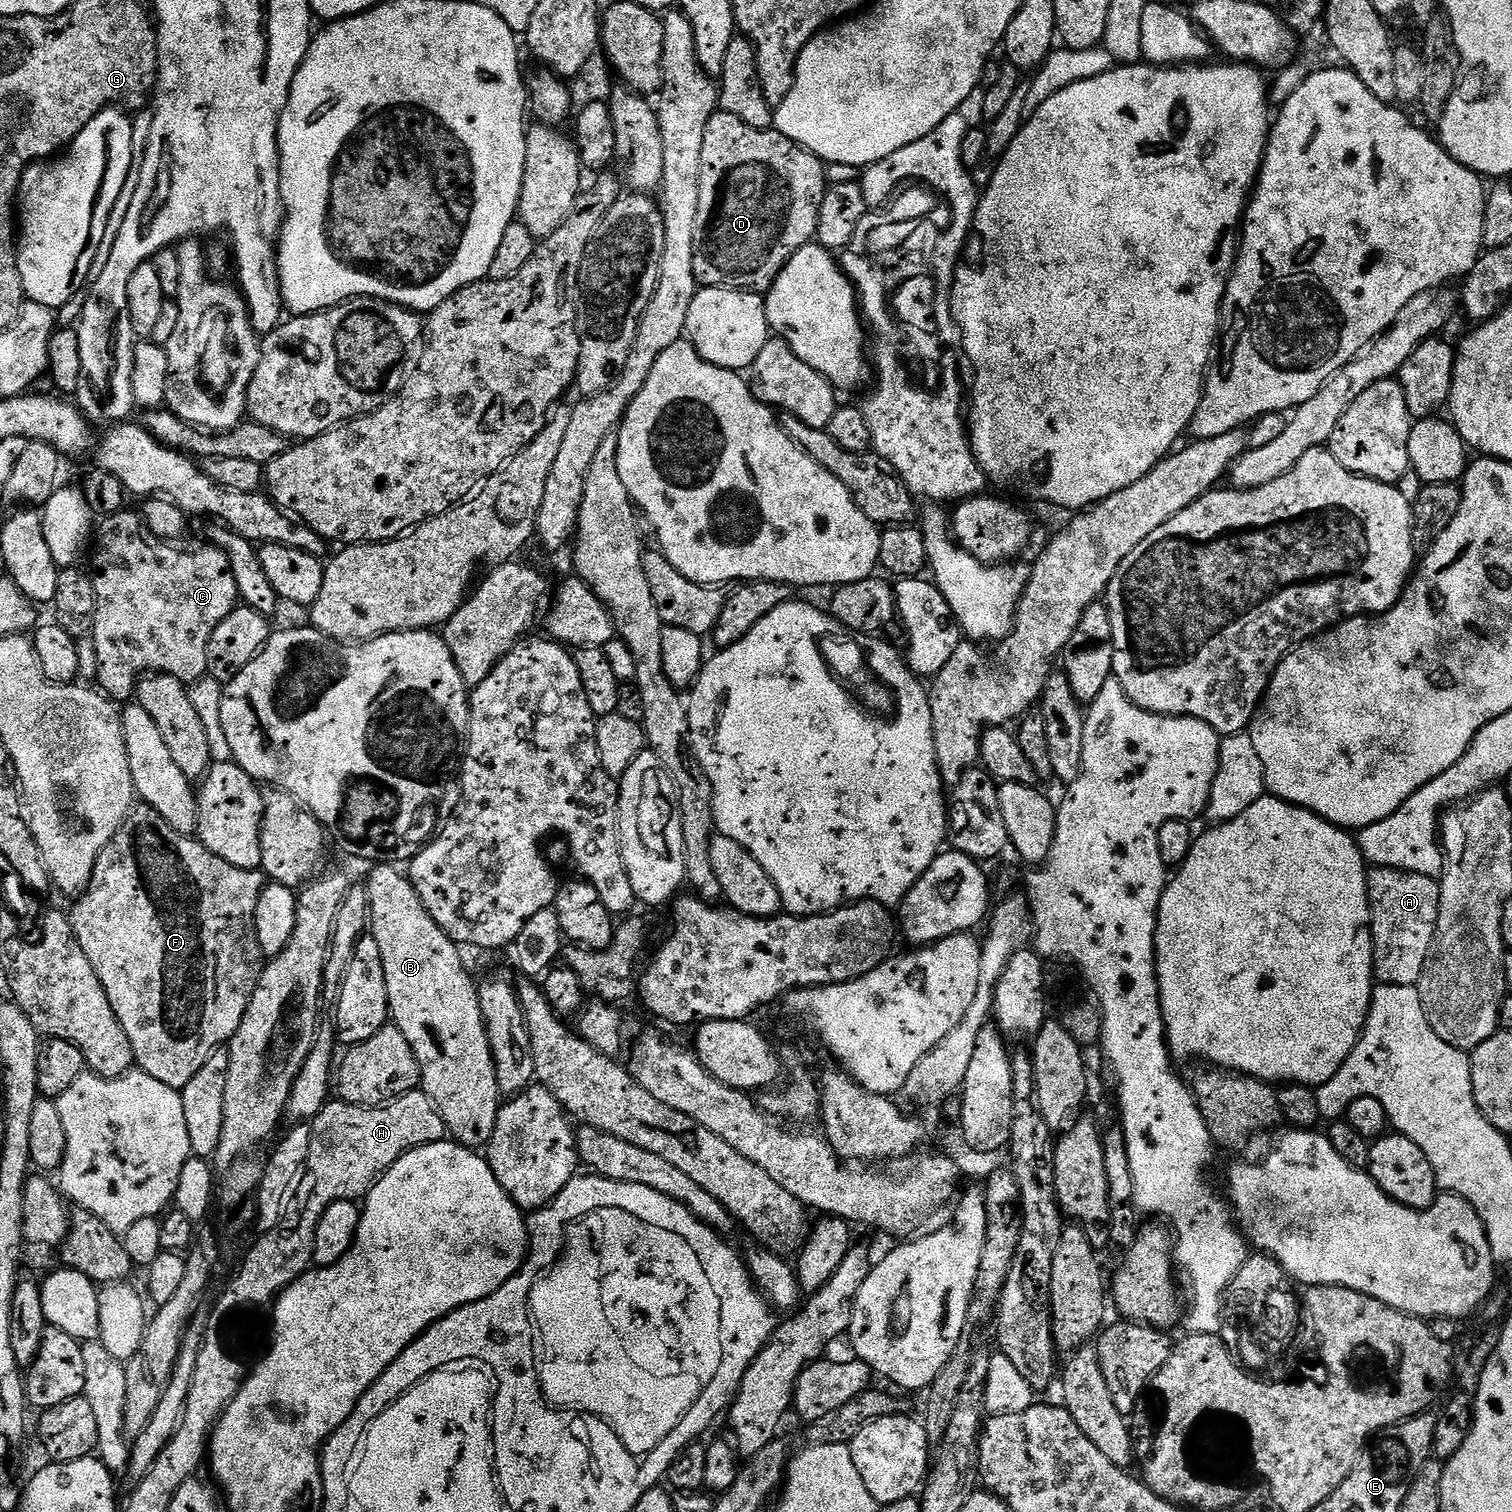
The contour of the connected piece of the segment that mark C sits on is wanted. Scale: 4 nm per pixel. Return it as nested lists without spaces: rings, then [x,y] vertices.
[[[121,510],[103,517],[99,521],[98,531],[94,536],[94,548],[96,544],[96,572],[92,576],[92,581],[96,587],[96,613],[94,614],[94,626],[90,635],[97,646],[98,654],[98,672],[96,680],[102,689],[103,695],[111,698],[113,701],[128,702],[133,699],[137,684],[140,683],[145,674],[155,674],[165,672],[168,676],[178,678],[185,686],[192,686],[197,681],[208,676],[208,663],[206,662],[206,646],[210,646],[210,634],[214,634],[214,629],[218,627],[218,622],[226,618],[238,606],[240,600],[239,587],[235,584],[234,574],[231,570],[231,562],[227,554],[222,549],[213,546],[206,548],[196,548],[193,552],[183,552],[180,548],[175,548],[175,543],[162,539],[158,534],[154,534],[144,523],[144,517],[139,511],[128,512]]]

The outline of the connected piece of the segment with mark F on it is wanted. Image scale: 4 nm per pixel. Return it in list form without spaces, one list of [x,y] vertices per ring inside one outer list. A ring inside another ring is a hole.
[[[141,803],[133,807],[128,817],[124,819],[124,825],[114,834],[114,838],[98,854],[98,862],[92,871],[92,877],[87,888],[79,893],[76,905],[70,911],[72,929],[86,954],[90,958],[90,966],[98,974],[102,986],[106,990],[106,998],[110,998],[110,1006],[122,1022],[122,1030],[130,1038],[130,1044],[134,1050],[135,1067],[141,1072],[150,1074],[150,1078],[158,1078],[166,1086],[177,1090],[183,1090],[186,1082],[206,1066],[206,1058],[218,1048],[223,1048],[231,1041],[232,1035],[242,1026],[242,1018],[246,1014],[246,1006],[250,1006],[250,998],[254,998],[254,990],[264,973],[266,954],[260,948],[258,934],[256,933],[256,911],[260,895],[264,893],[266,877],[260,870],[242,870],[238,866],[230,866],[218,854],[214,854],[199,839],[192,836],[184,836],[158,810],[154,810],[149,804]]]

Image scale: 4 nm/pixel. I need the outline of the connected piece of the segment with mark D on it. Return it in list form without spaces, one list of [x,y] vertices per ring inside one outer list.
[[[718,110],[706,122],[706,138],[702,138],[702,186],[698,186],[698,218],[696,219],[696,253],[694,254],[694,278],[697,285],[706,288],[739,288],[750,292],[767,293],[776,276],[790,262],[798,250],[816,240],[818,214],[822,210],[822,198],[826,191],[826,164],[820,157],[807,152],[798,144],[793,144],[790,138],[782,133],[768,129],[755,129],[747,125],[742,118],[732,113]]]

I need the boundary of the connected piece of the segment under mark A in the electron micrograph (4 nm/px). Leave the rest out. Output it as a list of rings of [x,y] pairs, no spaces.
[[[1374,866],[1368,871],[1367,892],[1371,906],[1373,977],[1381,984],[1415,987],[1437,928],[1439,881],[1428,875]]]

